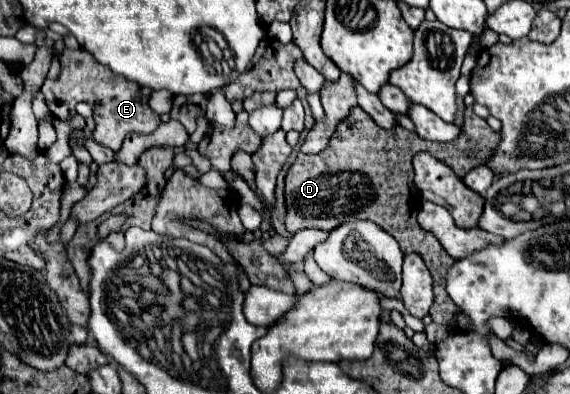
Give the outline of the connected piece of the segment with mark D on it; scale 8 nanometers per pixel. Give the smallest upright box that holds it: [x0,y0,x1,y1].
[285,108,501,324]

